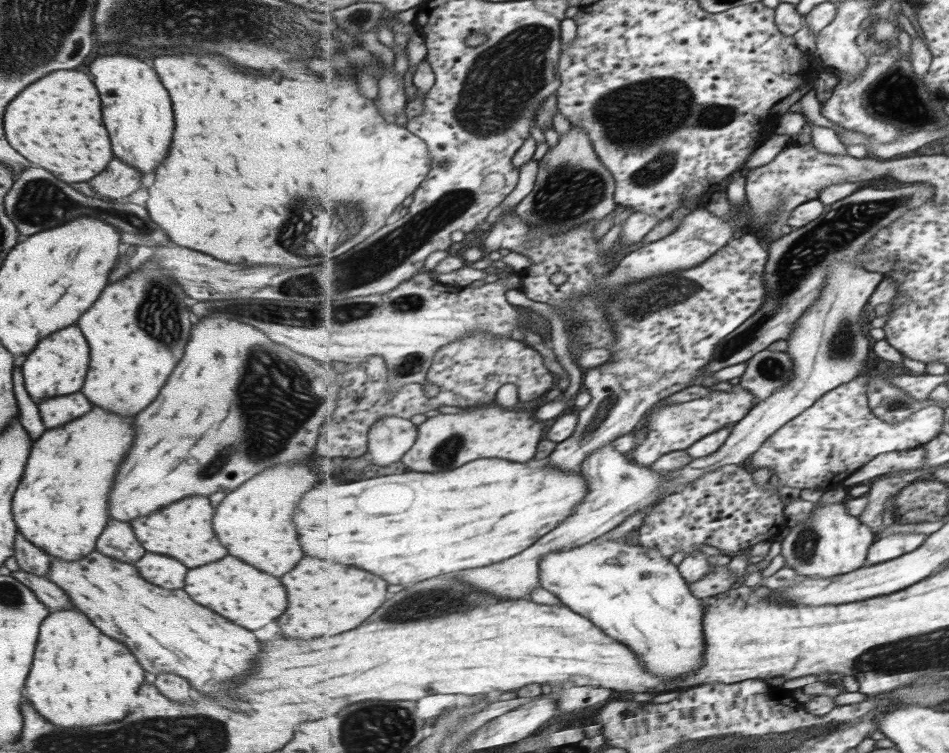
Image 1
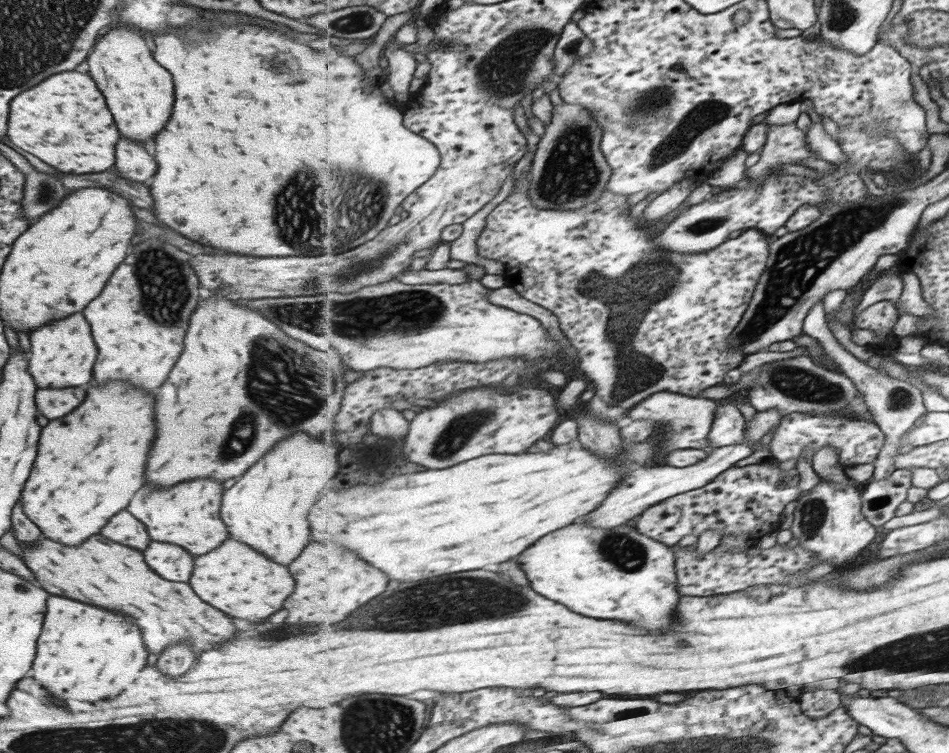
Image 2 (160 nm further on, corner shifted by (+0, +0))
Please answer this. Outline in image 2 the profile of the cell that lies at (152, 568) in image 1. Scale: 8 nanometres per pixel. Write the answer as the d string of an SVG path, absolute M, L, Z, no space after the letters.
M150 542L142 550L145 564L160 577L171 582L186 583L193 570L193 557L180 546Z

